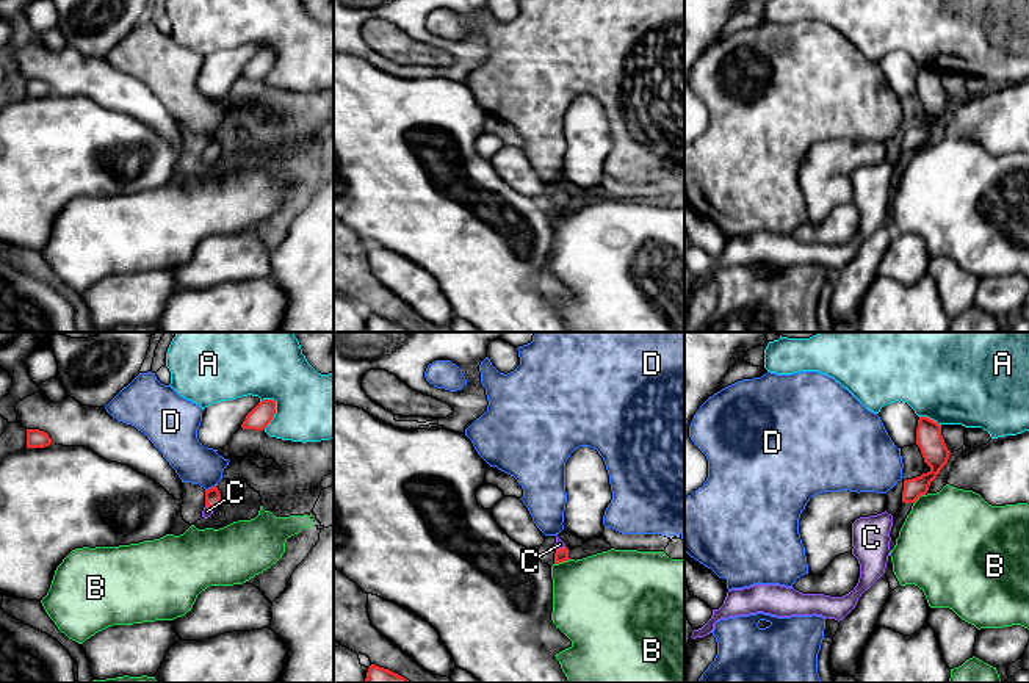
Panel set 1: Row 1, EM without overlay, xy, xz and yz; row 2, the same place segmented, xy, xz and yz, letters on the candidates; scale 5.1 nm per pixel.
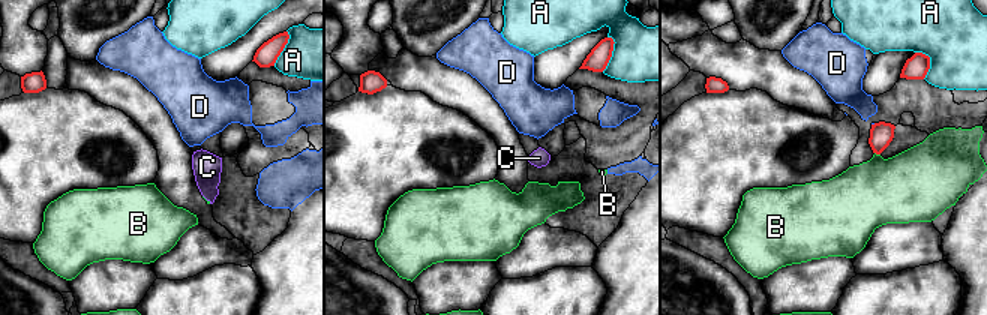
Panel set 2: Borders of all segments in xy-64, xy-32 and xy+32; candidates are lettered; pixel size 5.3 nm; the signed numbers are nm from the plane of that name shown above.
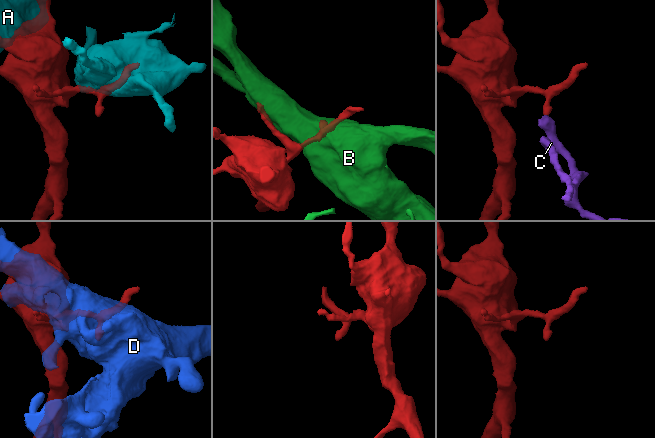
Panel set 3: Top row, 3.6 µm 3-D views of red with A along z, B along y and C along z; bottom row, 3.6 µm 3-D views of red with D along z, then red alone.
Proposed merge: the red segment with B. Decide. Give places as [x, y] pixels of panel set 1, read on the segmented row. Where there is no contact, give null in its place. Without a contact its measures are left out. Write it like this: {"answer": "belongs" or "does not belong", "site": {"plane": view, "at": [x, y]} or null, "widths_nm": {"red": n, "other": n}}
{"answer": "does not belong", "site": {"plane": "xz", "at": [561, 561]}, "widths_nm": {"red": 70, "other": 420}}

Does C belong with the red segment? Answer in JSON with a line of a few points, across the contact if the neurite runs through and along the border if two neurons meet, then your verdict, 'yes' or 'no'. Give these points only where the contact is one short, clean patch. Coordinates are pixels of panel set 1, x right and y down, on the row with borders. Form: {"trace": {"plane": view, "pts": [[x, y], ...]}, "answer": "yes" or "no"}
{"trace": {"plane": "xy", "pts": [[212, 495], [210, 506], [207, 511]]}, "answer": "yes"}

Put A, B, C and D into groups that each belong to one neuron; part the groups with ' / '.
A / B / C / D

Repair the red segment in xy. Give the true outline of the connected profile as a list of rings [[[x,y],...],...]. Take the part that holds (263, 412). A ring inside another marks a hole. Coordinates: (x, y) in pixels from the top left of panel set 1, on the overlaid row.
[[[263,399],[260,401],[244,418],[241,428],[263,431],[276,414],[276,401]]]

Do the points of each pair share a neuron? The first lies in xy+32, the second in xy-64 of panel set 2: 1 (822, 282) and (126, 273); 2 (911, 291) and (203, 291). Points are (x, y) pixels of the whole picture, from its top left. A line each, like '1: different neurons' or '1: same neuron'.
1: same neuron
2: same neuron

